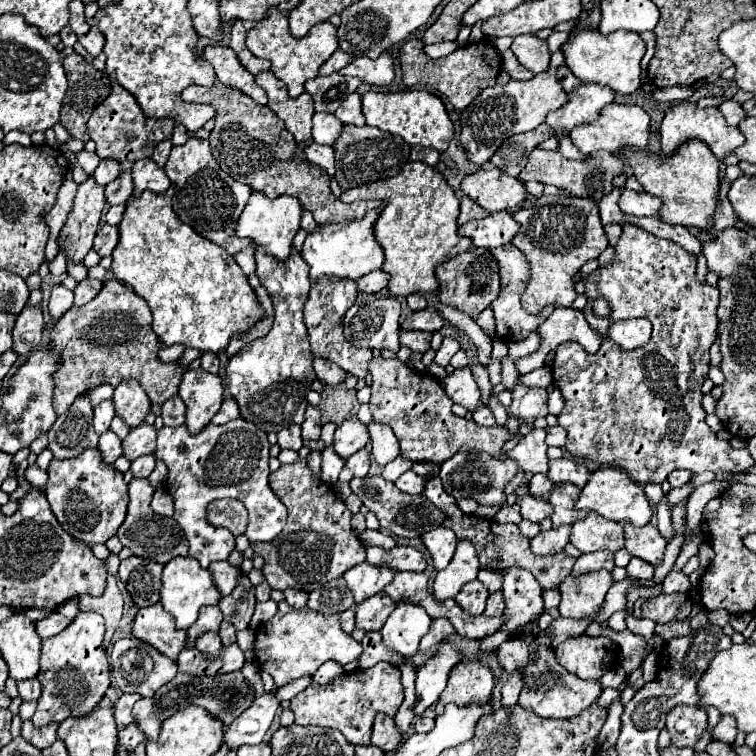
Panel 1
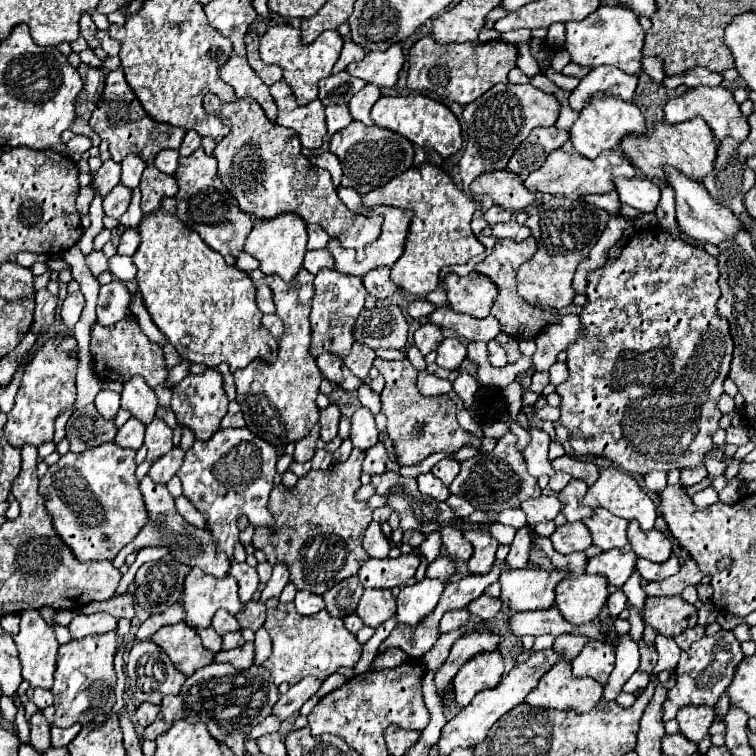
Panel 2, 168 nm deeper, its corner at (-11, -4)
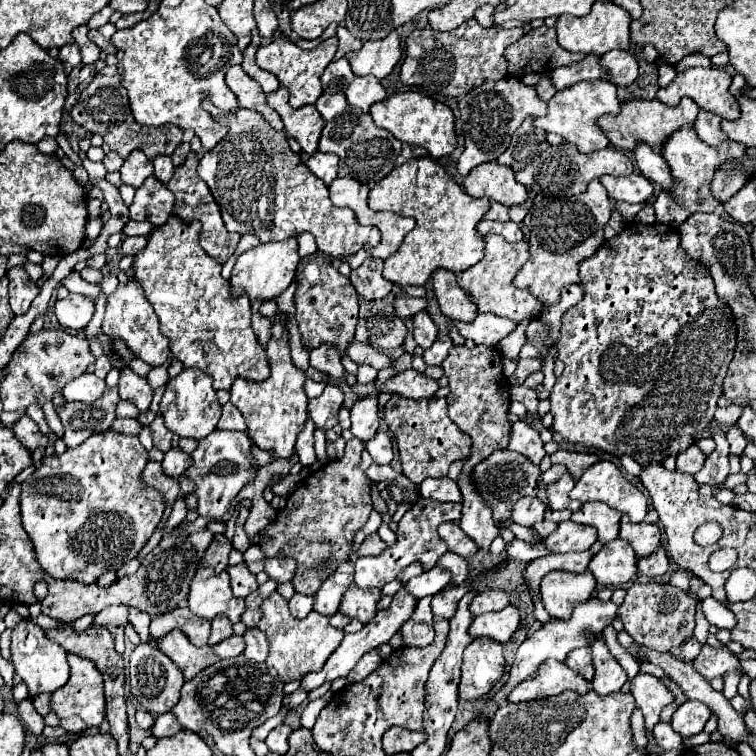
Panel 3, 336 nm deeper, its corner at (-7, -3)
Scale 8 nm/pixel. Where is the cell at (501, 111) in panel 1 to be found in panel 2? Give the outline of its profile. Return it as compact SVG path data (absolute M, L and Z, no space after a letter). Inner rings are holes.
M495 84L487 94L469 102L463 112L467 146L459 160L459 174L463 190L483 172L503 170L513 156L515 148L529 136L537 126L553 126L559 116L559 102L555 96L545 94L531 84Z

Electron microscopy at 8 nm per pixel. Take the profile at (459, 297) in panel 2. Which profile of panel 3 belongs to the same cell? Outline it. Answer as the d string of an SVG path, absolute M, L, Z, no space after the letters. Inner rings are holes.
M439 269L433 275L433 287L435 297L439 303L439 309L455 321L471 323L477 317L477 303L471 299L471 295L459 287L455 273L447 269Z

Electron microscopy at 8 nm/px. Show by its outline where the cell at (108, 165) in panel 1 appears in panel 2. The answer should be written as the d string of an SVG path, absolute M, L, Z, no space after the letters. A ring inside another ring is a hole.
M129 154L123 162L121 162L121 182L127 186L127 188L137 188L139 182L141 182L141 174L145 170L145 162L141 158L137 158L135 154Z

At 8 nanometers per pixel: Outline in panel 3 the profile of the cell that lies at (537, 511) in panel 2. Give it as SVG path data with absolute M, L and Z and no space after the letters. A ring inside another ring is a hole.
M521 497L511 509L511 519L523 527L533 527L533 523L543 521L545 511L547 505L537 497Z

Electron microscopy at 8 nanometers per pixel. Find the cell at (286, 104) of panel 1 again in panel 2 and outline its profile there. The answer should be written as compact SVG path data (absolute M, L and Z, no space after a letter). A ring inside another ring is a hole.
M285 80L271 86L271 96L279 108L277 124L291 128L299 134L299 140L305 148L321 148L327 134L325 126L325 108L321 100L313 100L305 106L297 106L295 96Z

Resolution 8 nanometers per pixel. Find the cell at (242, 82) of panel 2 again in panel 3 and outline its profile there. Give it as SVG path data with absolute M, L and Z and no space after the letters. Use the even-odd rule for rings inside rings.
M233 65L227 75L225 75L225 83L229 85L229 89L237 95L239 99L239 105L241 107L247 107L247 109L253 109L257 113L261 113L269 125L273 129L283 129L283 123L277 115L275 109L271 109L265 101L265 91L259 87L259 83L255 79L251 79L243 69L241 65Z

